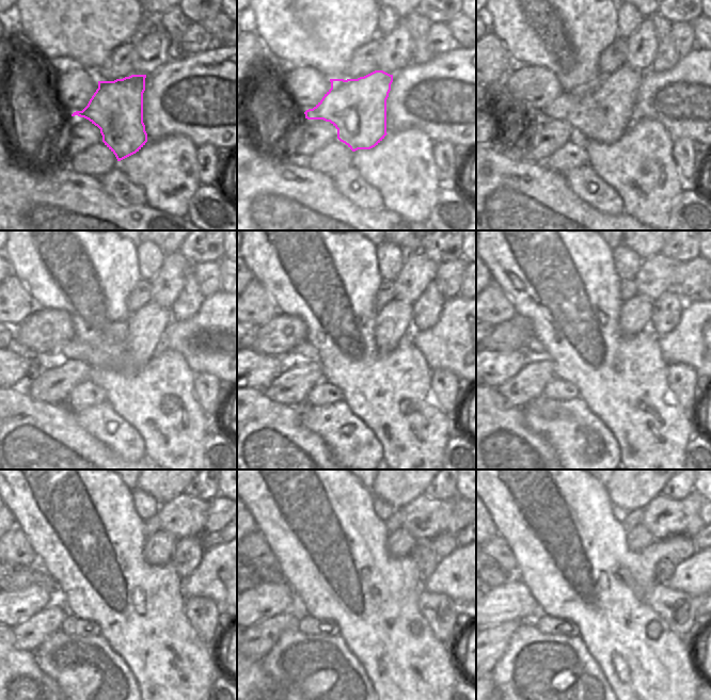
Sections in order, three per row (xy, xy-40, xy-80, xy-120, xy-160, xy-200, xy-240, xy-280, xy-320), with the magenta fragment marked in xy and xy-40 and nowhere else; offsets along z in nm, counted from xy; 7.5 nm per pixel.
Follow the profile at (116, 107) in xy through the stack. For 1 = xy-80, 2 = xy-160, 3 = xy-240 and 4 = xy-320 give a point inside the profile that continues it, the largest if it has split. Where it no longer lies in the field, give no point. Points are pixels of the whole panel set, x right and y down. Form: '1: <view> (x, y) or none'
1: xy-80 (604, 114)
2: xy-160 (394, 320)
3: xy-240 (158, 550)
4: xy-320 (638, 538)

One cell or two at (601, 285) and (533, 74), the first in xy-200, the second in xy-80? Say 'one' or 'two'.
two

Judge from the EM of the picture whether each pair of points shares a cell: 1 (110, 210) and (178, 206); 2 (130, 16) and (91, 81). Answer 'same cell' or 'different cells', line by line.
1: different cells
2: different cells

